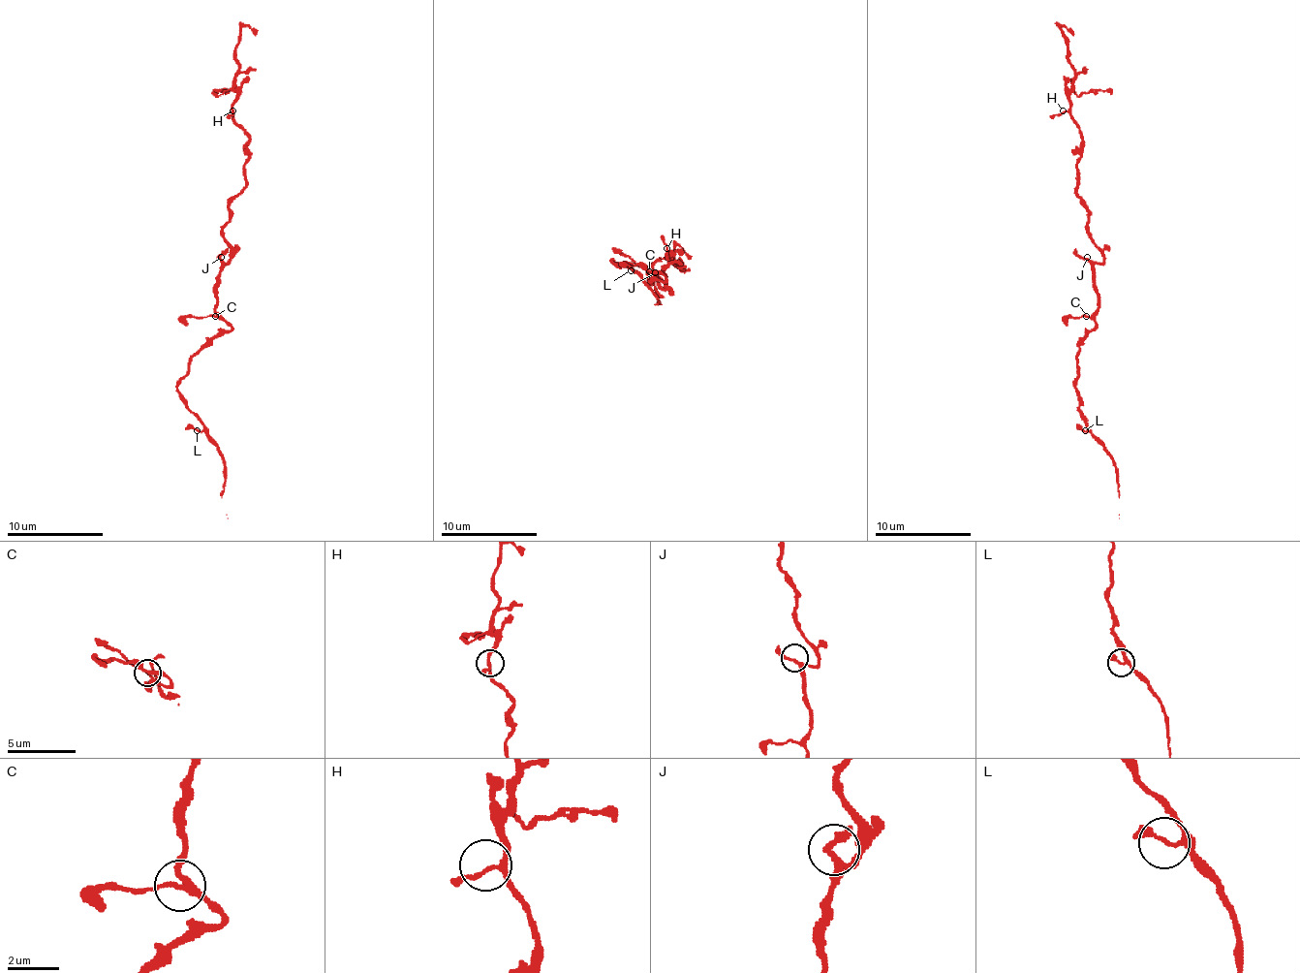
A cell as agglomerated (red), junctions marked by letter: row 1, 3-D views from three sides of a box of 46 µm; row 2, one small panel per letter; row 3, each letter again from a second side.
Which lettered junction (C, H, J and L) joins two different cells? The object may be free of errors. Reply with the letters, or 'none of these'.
none of these

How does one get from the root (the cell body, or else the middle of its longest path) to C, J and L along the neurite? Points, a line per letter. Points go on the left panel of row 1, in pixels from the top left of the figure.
C: (218, 271), (213, 308), (216, 315)
J: (218, 271), (221, 257)
L: (218, 271), (216, 310), (231, 329), (216, 334), (192, 359), (177, 385), (180, 399), (203, 425), (197, 430)

